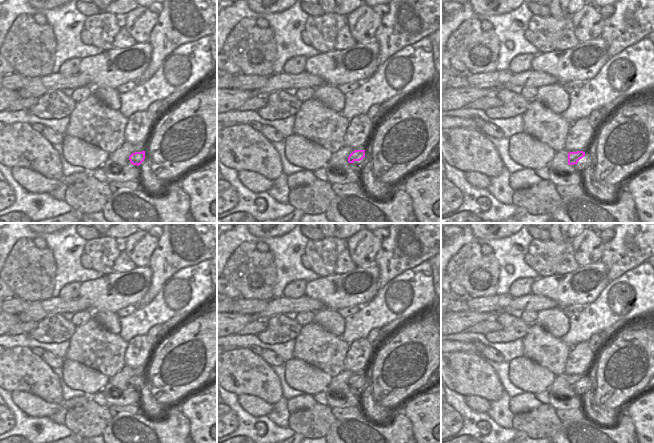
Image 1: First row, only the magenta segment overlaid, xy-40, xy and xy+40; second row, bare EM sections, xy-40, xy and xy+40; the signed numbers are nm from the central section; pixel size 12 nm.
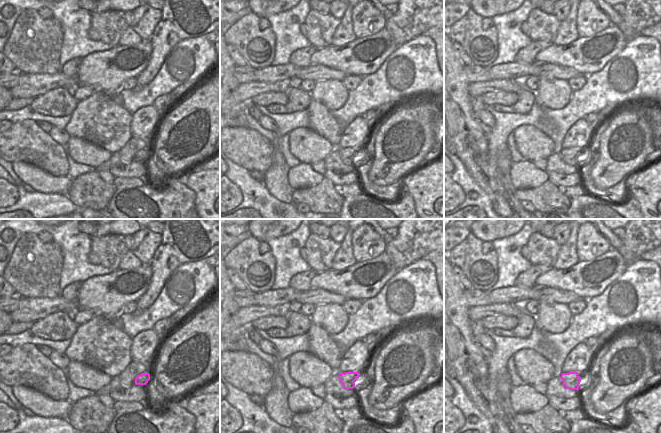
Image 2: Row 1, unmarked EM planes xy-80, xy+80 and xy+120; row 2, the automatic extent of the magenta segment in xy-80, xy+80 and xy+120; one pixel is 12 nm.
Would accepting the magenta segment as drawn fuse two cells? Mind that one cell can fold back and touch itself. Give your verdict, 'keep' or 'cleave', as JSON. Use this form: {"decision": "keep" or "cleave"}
{"decision": "keep"}

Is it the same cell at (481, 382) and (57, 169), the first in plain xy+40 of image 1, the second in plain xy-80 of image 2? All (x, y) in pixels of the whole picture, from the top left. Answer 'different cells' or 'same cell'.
same cell

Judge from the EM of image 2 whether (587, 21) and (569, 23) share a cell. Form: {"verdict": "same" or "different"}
{"verdict": "different"}

